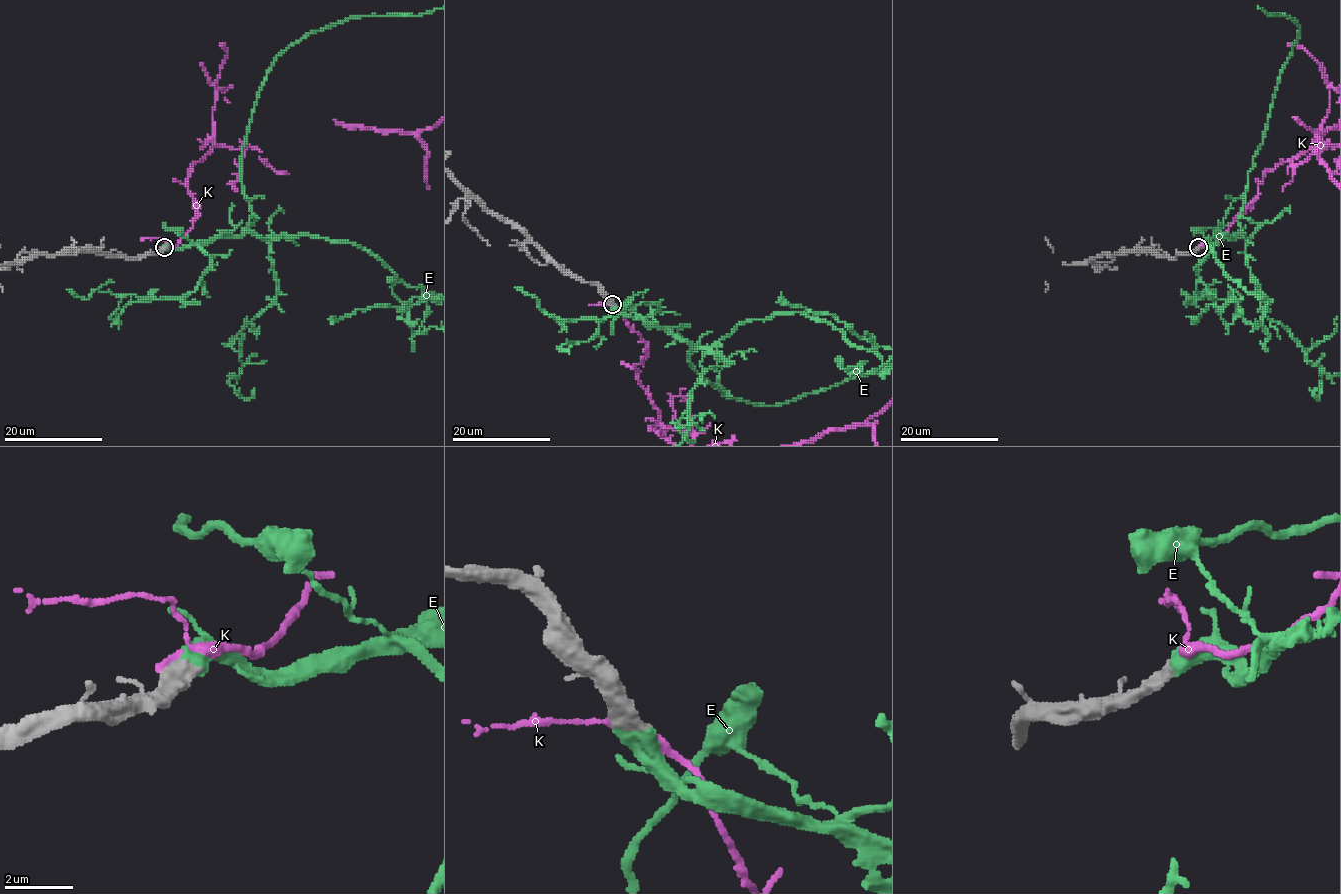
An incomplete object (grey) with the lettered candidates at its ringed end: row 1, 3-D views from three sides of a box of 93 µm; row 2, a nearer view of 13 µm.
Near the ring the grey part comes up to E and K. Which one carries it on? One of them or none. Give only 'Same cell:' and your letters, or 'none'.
Same cell: E

